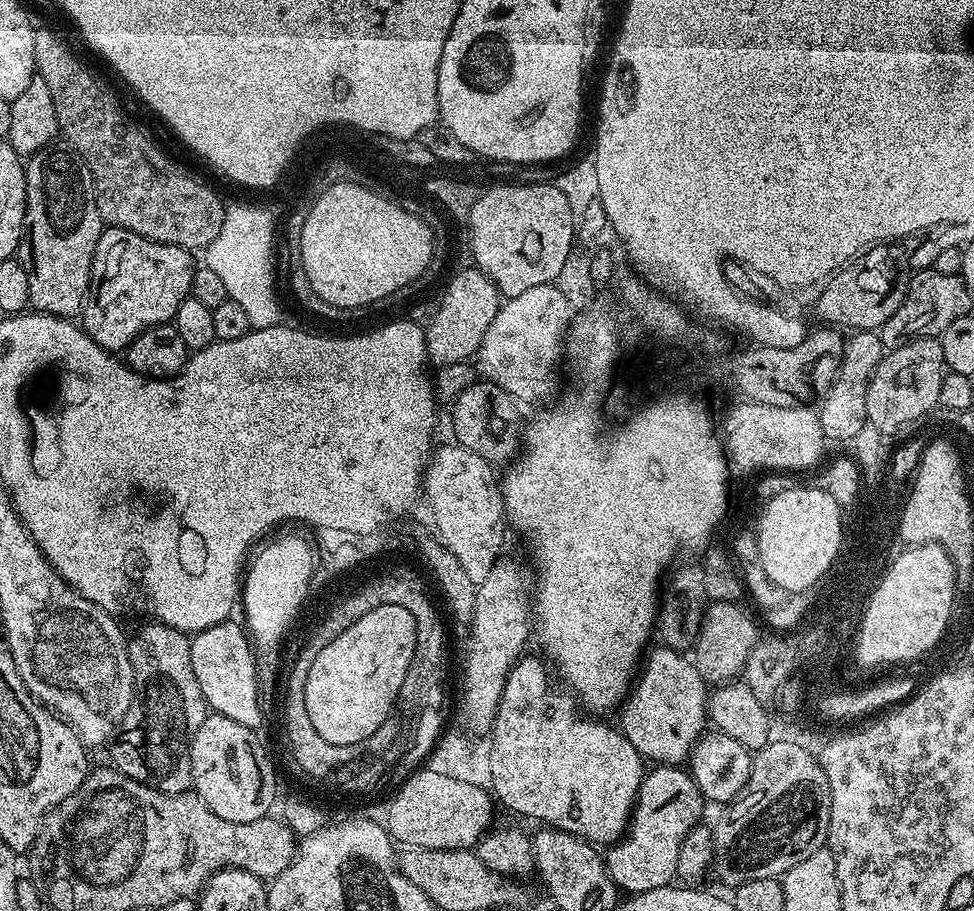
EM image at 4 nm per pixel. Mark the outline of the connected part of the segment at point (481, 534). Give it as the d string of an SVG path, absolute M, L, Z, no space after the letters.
M449 442L433 451L422 477L422 486L432 492L432 504L436 504L436 522L440 520L436 530L441 542L476 582L490 574L496 561L501 559L500 547L504 544L504 494L498 476L492 472L495 472L493 465L488 464L486 458Z

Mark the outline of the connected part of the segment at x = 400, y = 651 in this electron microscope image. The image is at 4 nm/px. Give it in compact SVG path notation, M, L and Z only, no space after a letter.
M387 604L362 614L362 618L346 626L338 638L322 646L306 678L306 714L310 714L314 730L318 730L326 742L360 746L364 739L374 734L393 715L392 707L401 699L403 678L414 654L415 634L414 617L406 610L406 606Z

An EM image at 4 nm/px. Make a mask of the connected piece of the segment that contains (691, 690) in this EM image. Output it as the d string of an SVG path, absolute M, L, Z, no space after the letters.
M663 646L654 648L647 653L642 671L618 709L618 727L645 761L656 766L680 766L706 731L710 688L685 653Z

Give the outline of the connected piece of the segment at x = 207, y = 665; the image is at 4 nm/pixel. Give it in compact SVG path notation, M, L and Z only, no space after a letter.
M232 623L210 626L191 637L190 662L194 666L194 678L198 678L205 705L212 712L234 718L234 722L242 722L247 728L259 729L266 713L260 708L259 682L249 633L240 624L241 629Z

